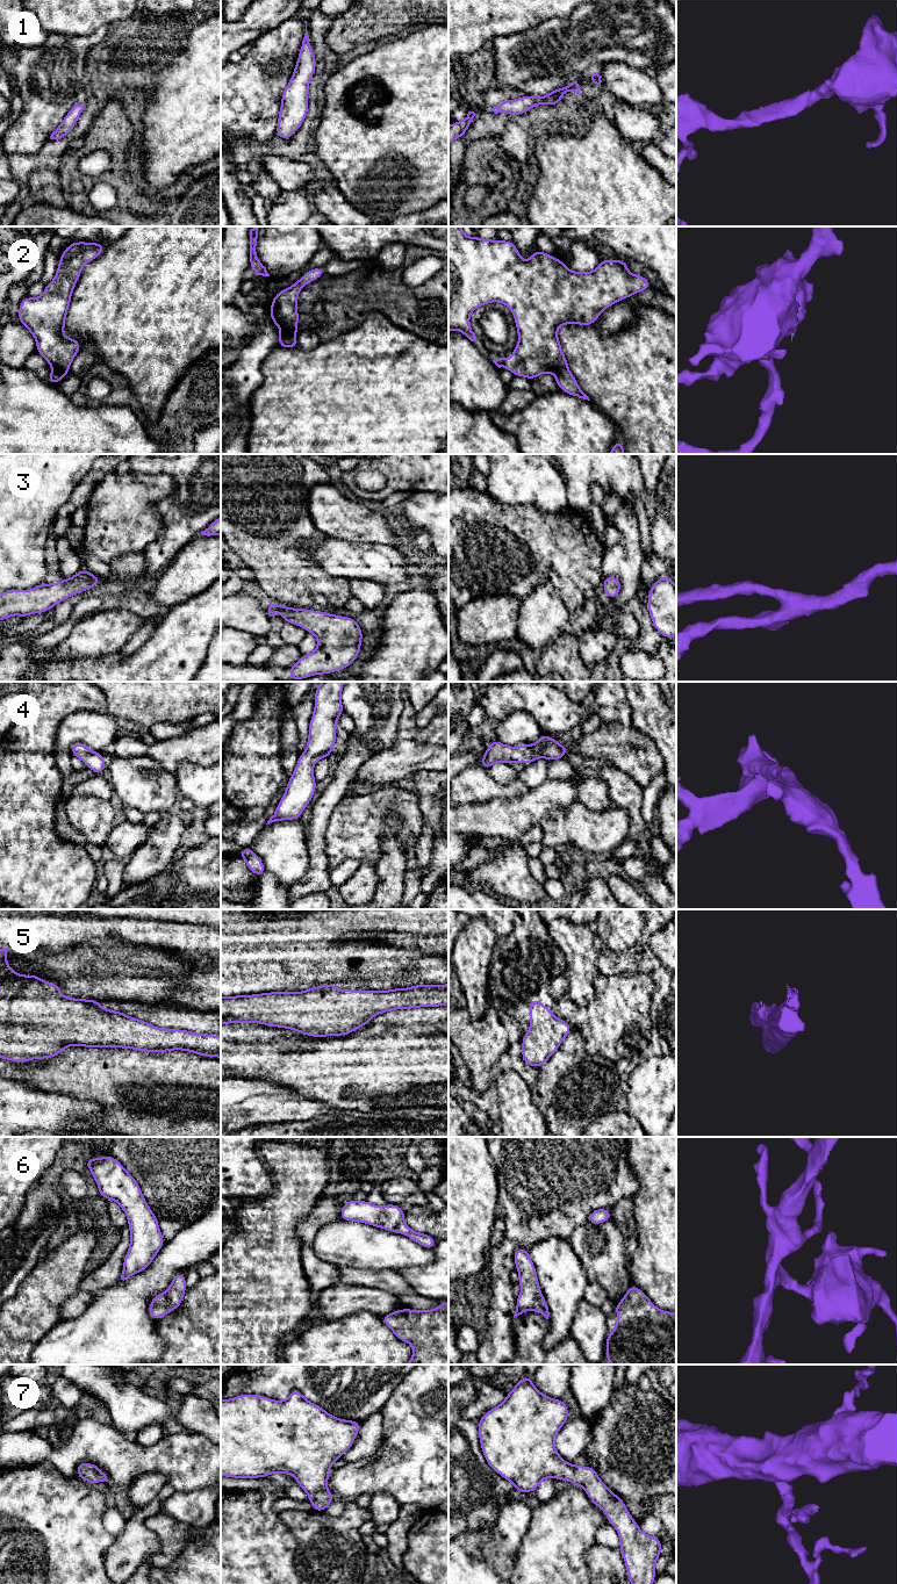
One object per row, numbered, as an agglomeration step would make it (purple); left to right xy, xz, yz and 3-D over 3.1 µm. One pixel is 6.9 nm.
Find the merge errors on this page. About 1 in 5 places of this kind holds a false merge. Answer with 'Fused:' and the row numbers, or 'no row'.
Fused: 2

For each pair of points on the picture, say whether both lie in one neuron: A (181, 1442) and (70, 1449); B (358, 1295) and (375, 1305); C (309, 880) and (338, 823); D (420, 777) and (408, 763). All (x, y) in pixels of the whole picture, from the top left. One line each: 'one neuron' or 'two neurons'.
A: one neuron
B: one neuron
C: two neurons
D: two neurons

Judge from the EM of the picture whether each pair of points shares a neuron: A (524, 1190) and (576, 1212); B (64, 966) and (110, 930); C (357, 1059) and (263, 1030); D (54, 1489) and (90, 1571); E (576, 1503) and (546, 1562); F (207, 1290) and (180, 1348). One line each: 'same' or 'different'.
A: same
B: different
C: different
D: same
E: same
F: same

